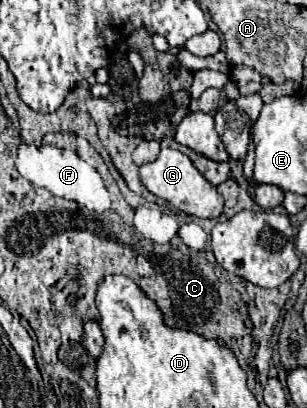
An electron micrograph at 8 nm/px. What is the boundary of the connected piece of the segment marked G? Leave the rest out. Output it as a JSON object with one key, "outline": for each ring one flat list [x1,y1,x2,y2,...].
{"outline":[[163,146,157,160,143,164,139,168,139,174,141,174,141,182,145,184,145,188,149,192,167,200,169,204,173,204,175,208,179,208,185,214,191,214,197,218,217,218,223,212,223,198,217,192,217,188,203,178,203,174,193,166,189,156,185,156,183,152,179,152,175,148]]}

